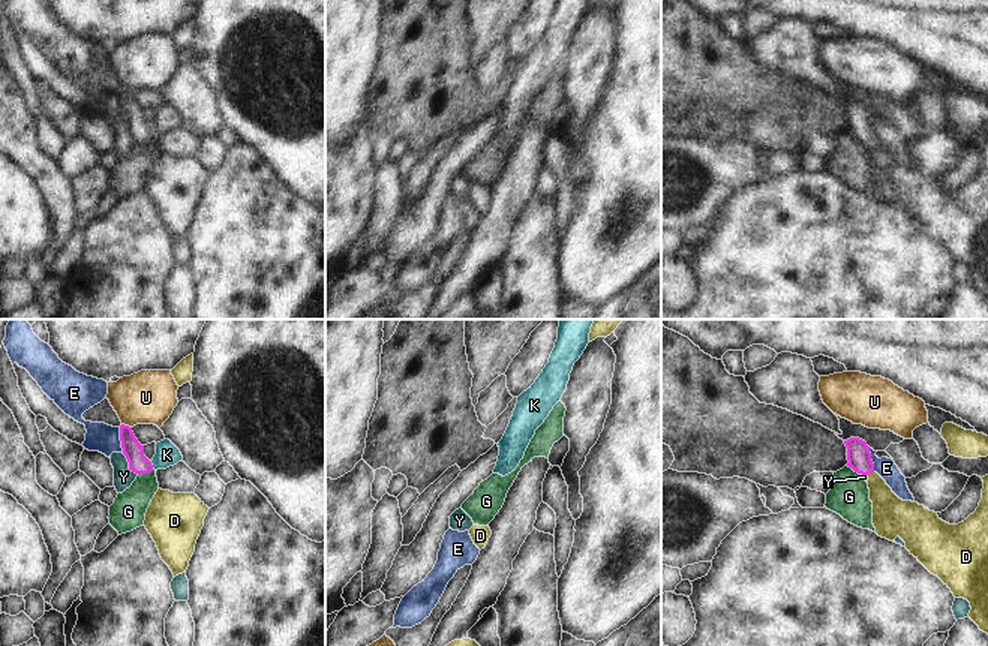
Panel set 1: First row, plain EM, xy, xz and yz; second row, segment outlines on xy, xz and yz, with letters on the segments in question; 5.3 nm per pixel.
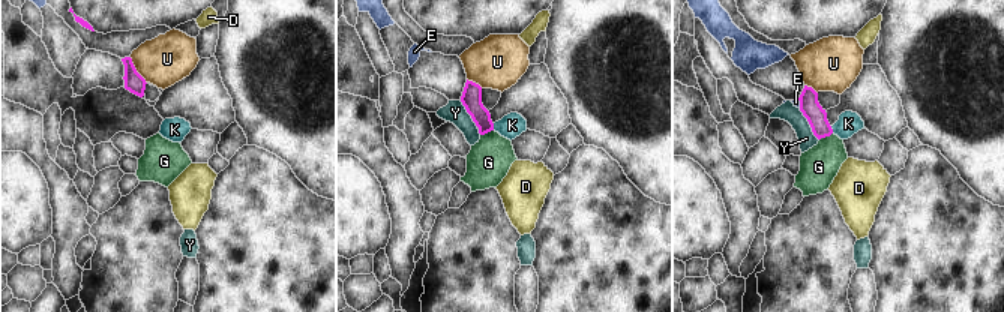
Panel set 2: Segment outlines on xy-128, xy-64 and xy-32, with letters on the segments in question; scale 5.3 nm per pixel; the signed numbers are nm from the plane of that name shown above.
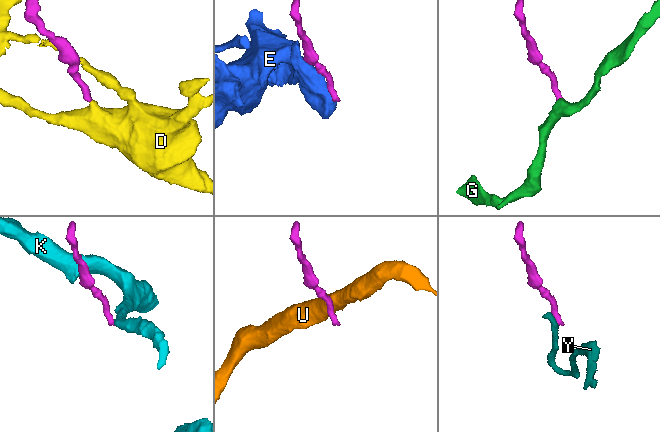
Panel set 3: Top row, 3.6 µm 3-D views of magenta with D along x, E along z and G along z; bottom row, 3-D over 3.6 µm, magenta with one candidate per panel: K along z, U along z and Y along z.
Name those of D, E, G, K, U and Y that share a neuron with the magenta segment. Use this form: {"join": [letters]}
{"join": ["D"]}

